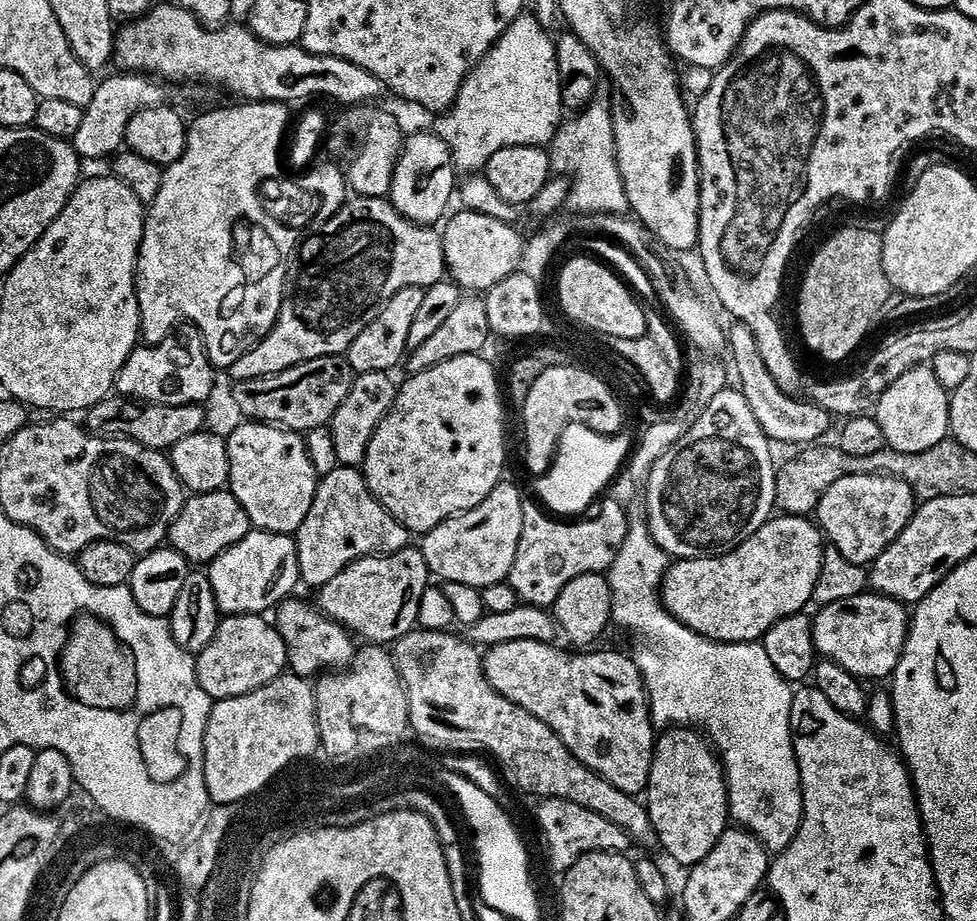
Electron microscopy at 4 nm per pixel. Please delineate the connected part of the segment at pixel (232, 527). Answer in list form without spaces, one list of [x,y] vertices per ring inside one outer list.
[[[232,491],[202,492],[185,499],[178,518],[168,531],[168,540],[178,554],[187,558],[189,565],[208,566],[226,550],[242,542],[242,538],[246,538],[251,531],[252,519],[246,514],[246,510],[242,510],[242,502],[238,502]]]

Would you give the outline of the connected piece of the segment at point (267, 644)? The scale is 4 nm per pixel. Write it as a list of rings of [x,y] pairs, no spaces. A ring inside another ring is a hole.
[[[263,615],[224,616],[214,634],[214,642],[195,657],[198,682],[214,702],[250,694],[285,675],[288,668],[286,642],[282,642],[275,623],[268,621],[267,624],[264,620],[267,619]]]

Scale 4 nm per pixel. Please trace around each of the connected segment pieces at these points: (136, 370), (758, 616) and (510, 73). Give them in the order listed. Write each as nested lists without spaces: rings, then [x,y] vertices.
[[[183,323],[160,344],[137,346],[130,354],[126,366],[116,379],[115,391],[121,397],[134,400],[140,404],[161,404],[162,406],[182,406],[183,404],[203,405],[204,400],[212,396],[216,388],[216,376],[212,363],[208,360],[208,351],[204,348],[204,336],[194,324]]]
[[[787,514],[777,515],[775,518],[769,519],[767,524],[763,524],[756,533],[749,535],[748,540],[742,541],[735,551],[726,553],[720,557],[706,557],[703,560],[681,560],[677,559],[675,563],[669,567],[664,574],[664,583],[660,585],[660,596],[665,611],[669,613],[685,628],[689,628],[692,632],[696,632],[699,636],[704,636],[708,640],[714,640],[721,644],[750,644],[753,642],[763,641],[766,633],[787,616],[798,616],[805,611],[807,604],[813,603],[812,595],[814,594],[814,586],[818,582],[818,574],[822,570],[822,558],[824,557],[824,549],[826,537],[819,527],[811,519],[803,516],[790,516]]]
[[[522,14],[502,34],[502,38],[488,51],[483,60],[472,69],[472,73],[464,80],[455,102],[447,112],[439,117],[434,127],[435,135],[446,142],[452,150],[452,161],[464,174],[476,174],[488,165],[488,160],[498,150],[510,146],[551,145],[556,137],[556,129],[562,123],[562,105],[556,61],[556,46],[549,29],[537,22],[535,15]]]

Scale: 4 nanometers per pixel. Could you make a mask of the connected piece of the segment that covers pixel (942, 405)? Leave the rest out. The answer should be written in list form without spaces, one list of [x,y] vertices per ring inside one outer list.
[[[931,367],[911,368],[898,378],[898,382],[890,385],[876,403],[874,415],[878,426],[882,426],[885,445],[893,452],[918,454],[949,439],[949,403],[950,394],[940,385]]]

